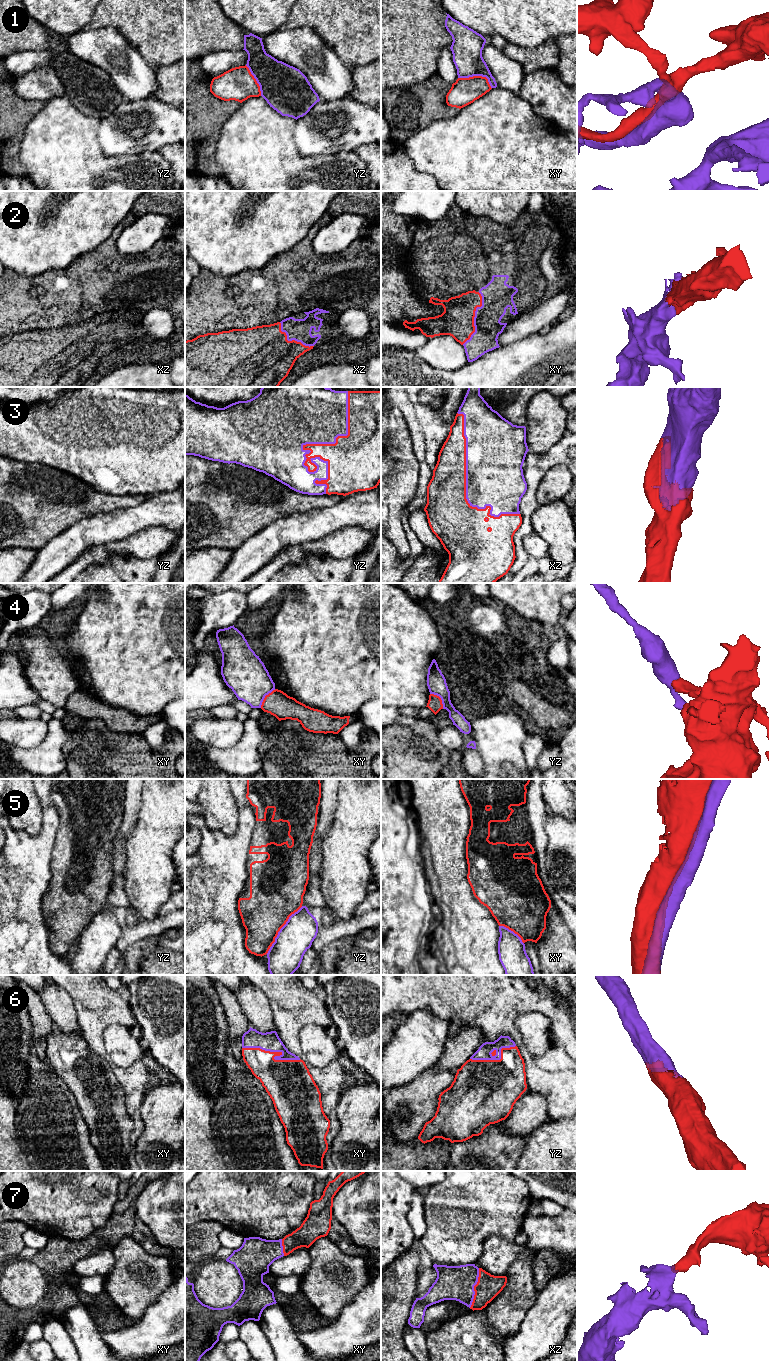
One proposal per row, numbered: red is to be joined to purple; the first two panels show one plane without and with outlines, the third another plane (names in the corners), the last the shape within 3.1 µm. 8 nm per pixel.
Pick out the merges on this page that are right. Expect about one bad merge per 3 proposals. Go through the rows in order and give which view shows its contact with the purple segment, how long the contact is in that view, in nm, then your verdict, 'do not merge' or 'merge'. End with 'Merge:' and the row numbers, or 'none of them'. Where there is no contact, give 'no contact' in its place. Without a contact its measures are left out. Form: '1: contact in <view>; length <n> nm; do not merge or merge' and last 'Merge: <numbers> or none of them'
1: contact in xy; length 280 nm; merge
2: contact in xy; length 440 nm; merge
3: contact in yz; length 850 nm; merge
4: contact in xy; length 200 nm; do not merge
5: contact in yz; length 480 nm; do not merge
6: contact in xy; length 480 nm; merge
7: contact in xz; length 340 nm; merge
Merge: 1, 2, 3, 6, 7

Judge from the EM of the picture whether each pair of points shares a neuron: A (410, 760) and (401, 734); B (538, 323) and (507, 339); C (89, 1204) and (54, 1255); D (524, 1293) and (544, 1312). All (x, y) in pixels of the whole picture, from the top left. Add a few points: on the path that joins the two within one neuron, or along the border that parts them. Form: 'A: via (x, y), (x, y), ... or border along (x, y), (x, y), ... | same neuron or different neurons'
A: via (410, 754), (410, 750), (401, 740) | same neuron
B: via (530, 323), (515, 331) | same neuron
C: border along (89, 1235), (83, 1239), (48, 1238) | different neurons
D: border along (538, 1292), (534, 1304), (521, 1323) | different neurons

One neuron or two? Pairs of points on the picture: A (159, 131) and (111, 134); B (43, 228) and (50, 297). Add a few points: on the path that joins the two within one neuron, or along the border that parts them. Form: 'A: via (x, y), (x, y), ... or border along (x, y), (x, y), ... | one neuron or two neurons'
A: via (147, 131), (123, 132) | one neuron
B: border along (69, 263), (63, 268), (24, 276) | two neurons

